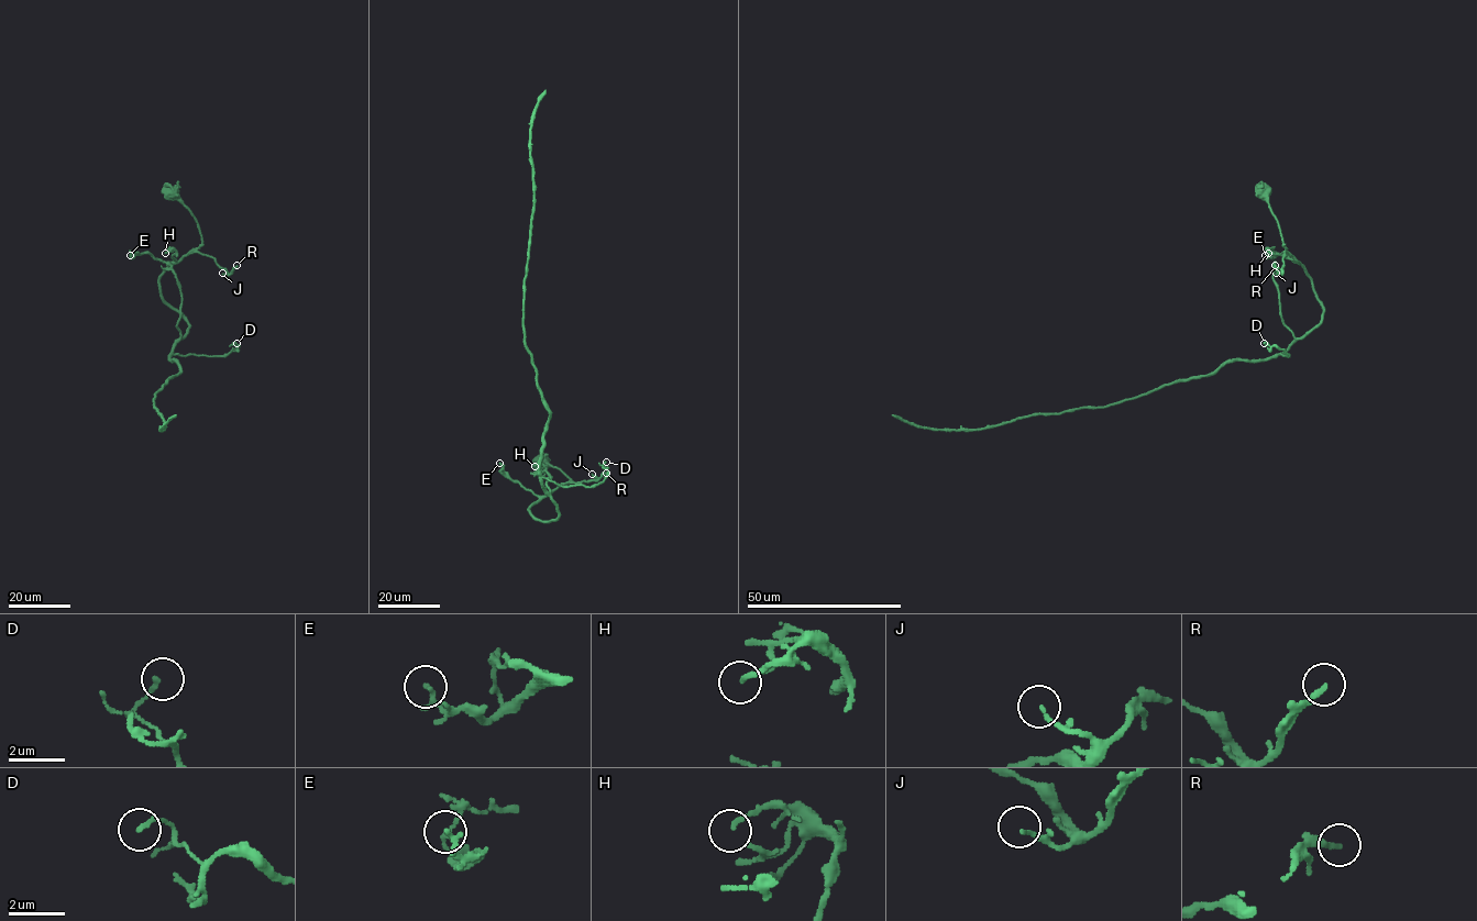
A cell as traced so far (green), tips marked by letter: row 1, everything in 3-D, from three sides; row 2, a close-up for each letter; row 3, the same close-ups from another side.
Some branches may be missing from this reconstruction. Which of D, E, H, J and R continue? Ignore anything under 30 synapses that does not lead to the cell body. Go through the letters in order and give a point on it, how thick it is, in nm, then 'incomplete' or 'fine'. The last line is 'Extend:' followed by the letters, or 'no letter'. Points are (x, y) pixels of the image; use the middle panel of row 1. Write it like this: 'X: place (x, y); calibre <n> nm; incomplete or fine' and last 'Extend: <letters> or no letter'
D: place (606, 462); calibre 160 nm; fine
E: place (499, 463); calibre 170 nm; fine
H: place (535, 466); calibre 150 nm; fine
J: place (592, 474); calibre 130 nm; fine
R: place (606, 473); calibre 180 nm; fine
Extend: no letter

